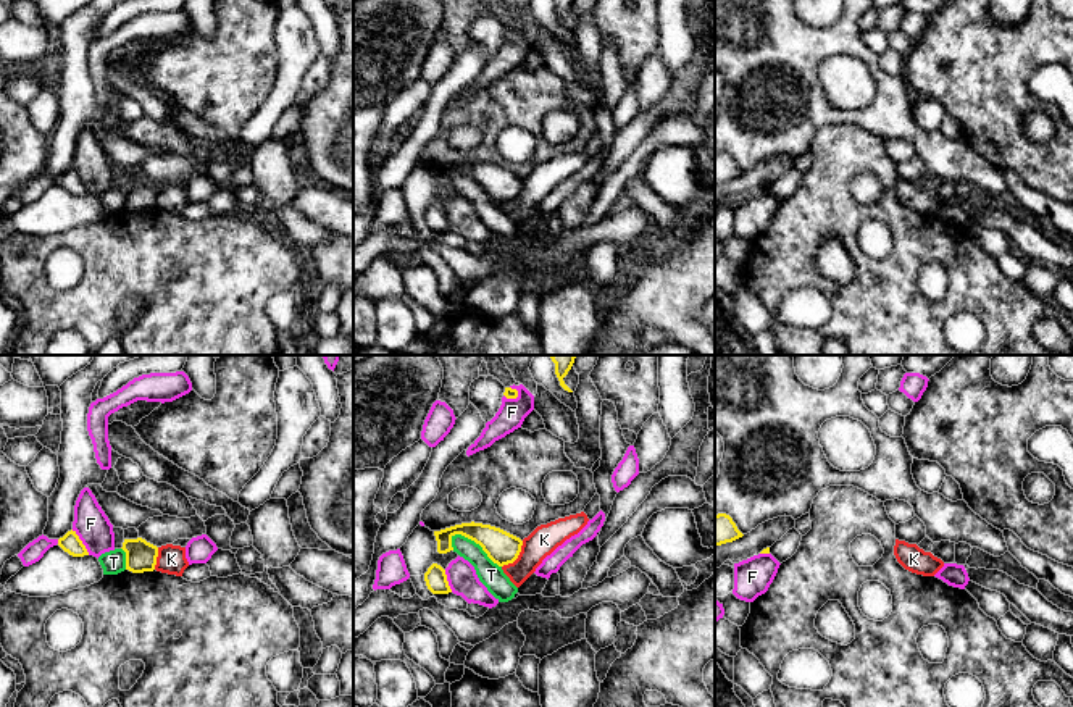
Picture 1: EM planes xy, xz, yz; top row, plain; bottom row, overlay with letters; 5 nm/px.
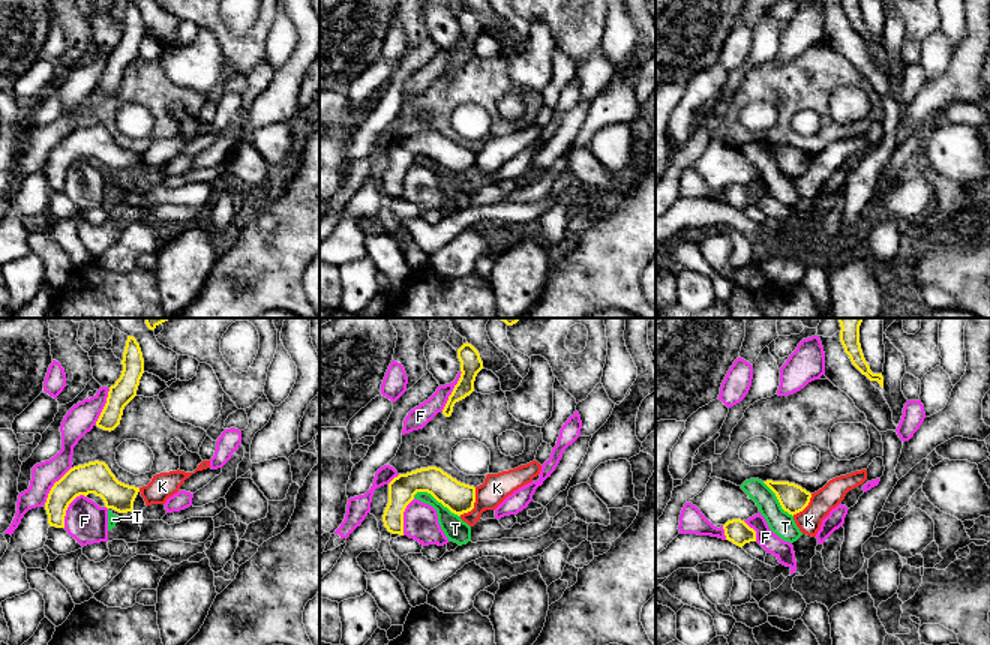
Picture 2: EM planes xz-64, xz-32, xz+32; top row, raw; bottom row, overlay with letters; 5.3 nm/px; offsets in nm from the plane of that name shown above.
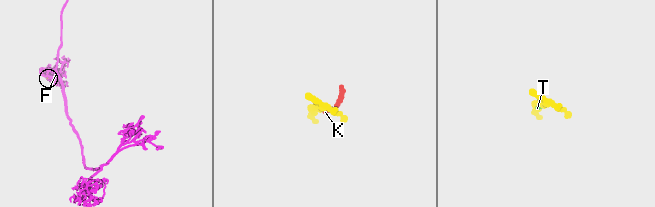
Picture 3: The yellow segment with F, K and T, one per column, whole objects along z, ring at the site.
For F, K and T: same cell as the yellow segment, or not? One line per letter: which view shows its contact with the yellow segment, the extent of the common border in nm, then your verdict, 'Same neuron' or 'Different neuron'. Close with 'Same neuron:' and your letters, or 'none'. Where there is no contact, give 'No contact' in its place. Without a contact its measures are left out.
F: Touches yellow in xy. Shared border 160 nm. Same neuron
K: Touches yellow in xz. Shared border 170 nm. Different neuron
T: Touches yellow in xz. Shared border 300 nm. Different neuron
Same neuron: F

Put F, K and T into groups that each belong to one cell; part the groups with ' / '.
F / K / T

